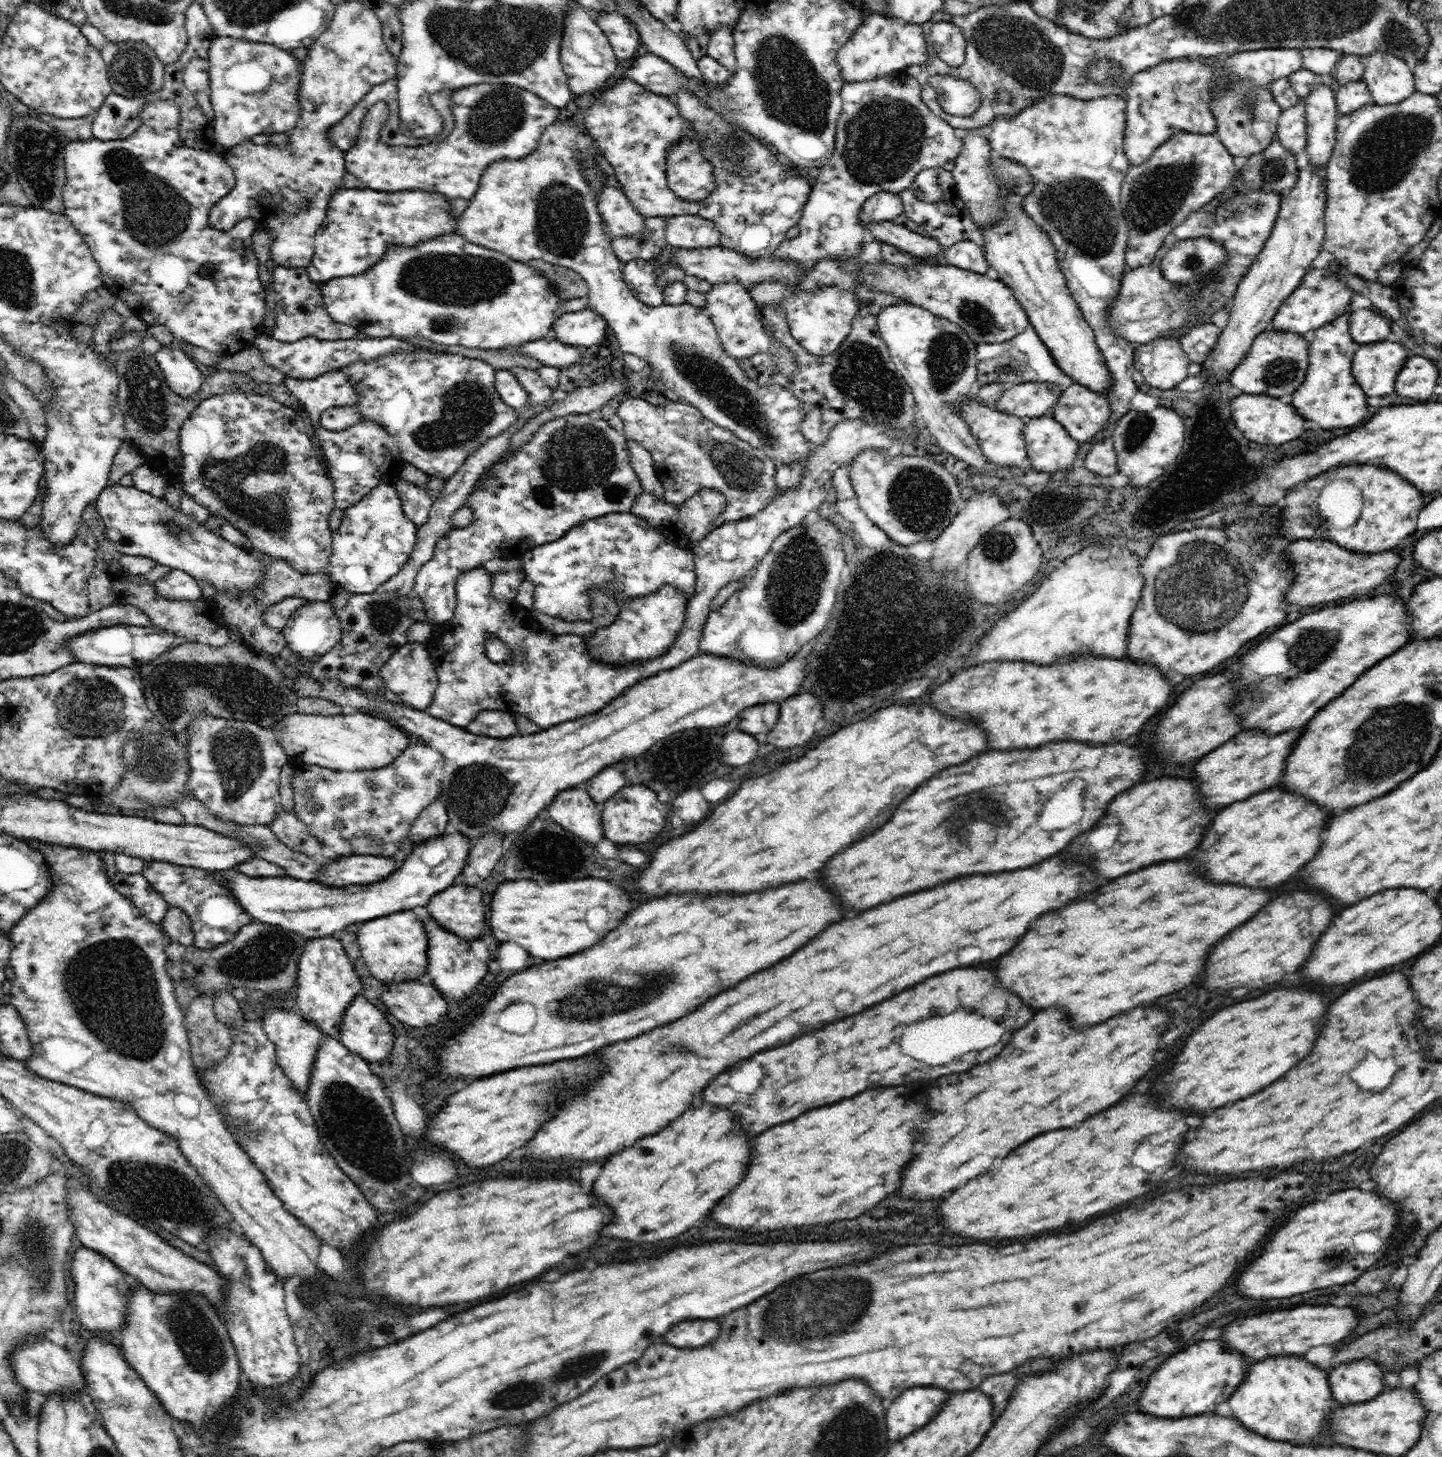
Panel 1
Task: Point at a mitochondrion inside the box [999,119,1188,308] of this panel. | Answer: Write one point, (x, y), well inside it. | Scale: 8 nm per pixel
(1078, 209)

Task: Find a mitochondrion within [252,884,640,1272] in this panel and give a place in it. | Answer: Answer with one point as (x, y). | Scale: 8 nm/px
(353, 1130)

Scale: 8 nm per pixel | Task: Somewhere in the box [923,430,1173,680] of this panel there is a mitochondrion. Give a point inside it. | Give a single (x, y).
(1000, 546)

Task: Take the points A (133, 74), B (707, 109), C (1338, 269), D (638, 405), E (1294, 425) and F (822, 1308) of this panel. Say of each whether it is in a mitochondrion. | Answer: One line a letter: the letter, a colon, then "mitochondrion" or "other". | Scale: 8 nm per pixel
A: mitochondrion
B: other
C: other
D: other
E: other
F: mitochondrion

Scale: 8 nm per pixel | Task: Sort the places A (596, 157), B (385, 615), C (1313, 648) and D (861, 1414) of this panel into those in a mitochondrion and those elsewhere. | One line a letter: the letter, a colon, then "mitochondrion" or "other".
A: other
B: mitochondrion
C: mitochondrion
D: mitochondrion

